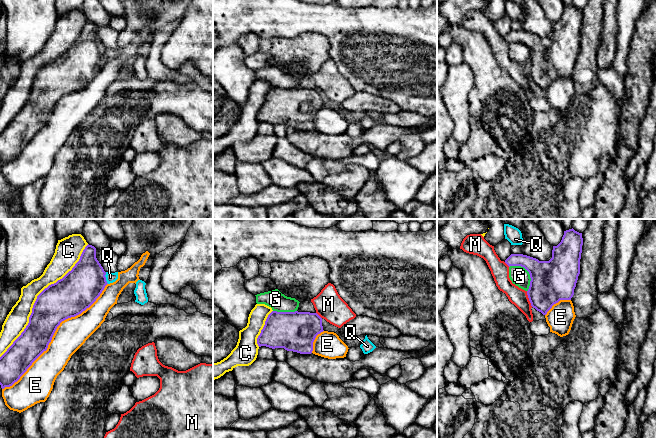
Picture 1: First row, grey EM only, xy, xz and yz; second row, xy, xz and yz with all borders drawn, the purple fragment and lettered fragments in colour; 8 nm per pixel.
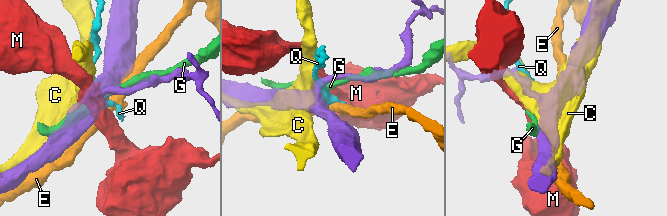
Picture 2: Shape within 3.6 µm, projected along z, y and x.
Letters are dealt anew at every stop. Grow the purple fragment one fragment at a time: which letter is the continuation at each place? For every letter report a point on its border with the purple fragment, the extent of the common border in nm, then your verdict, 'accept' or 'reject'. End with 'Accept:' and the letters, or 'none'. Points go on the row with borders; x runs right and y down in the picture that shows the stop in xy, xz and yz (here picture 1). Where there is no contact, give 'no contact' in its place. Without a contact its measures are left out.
C: contact xy (37, 297); length 1150 nm; reject
E: contact xy (54, 332); length 1200 nm; reject
G: contact yz (529, 273); length 260 nm; reject
M: contact yz (529, 299); length 140 nm; reject
Q: contact xy (105, 278); length 100 nm; reject
Accept: none

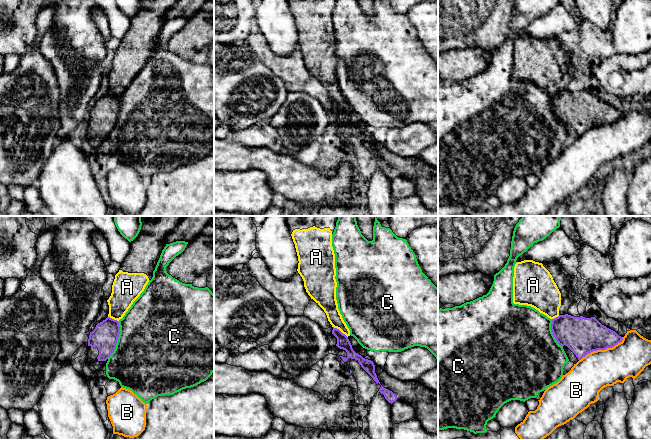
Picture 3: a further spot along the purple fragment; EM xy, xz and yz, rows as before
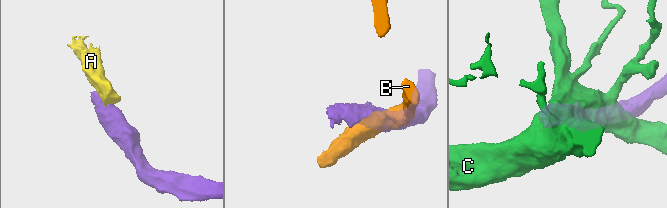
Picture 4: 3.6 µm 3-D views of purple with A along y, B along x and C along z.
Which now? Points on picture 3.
A: contact xz (339, 330); length 150 nm; reject
B: contact yz (601, 349); length 400 nm; reject
C: contact xy (117, 340); length 320 nm; reject
Accept: none

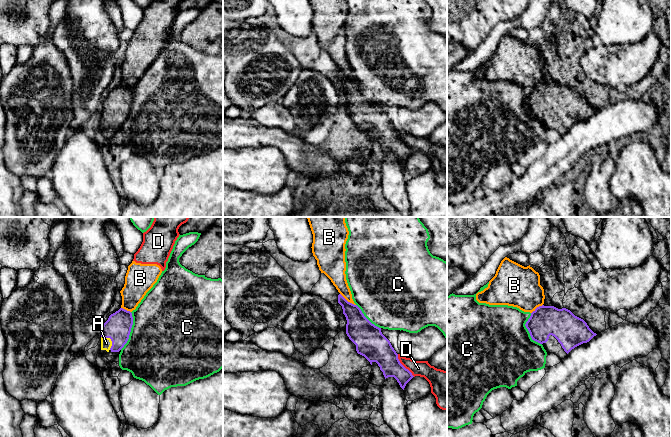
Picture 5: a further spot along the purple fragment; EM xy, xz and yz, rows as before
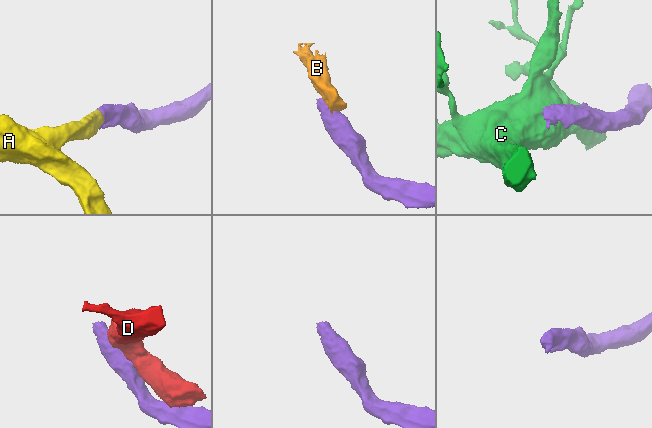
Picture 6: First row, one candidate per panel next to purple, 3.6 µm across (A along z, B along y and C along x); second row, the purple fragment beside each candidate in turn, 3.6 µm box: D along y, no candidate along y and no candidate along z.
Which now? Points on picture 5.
A: contact xy (111, 340); length 130 nm; accept
B: contact xz (347, 301); length 160 nm; reject
C: contact xy (130, 331); length 320 nm; reject
D: contact xz (402, 365); length 240 nm; reject
Accept: A

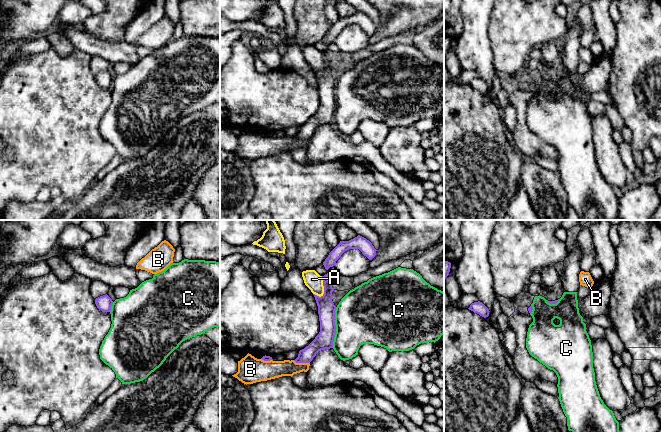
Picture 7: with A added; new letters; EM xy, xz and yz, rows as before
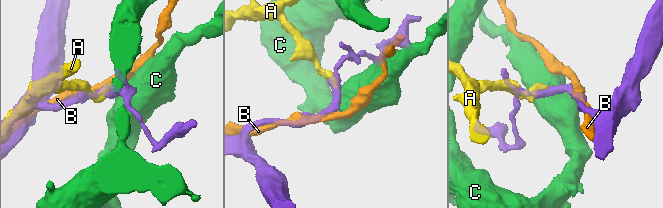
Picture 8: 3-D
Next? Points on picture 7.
A: contact xz (324, 287); length 180 nm; reject
B: contact xz (301, 362); length 140 nm; reject
C: contact xz (335, 327); length 340 nm; reject
Accept: none

